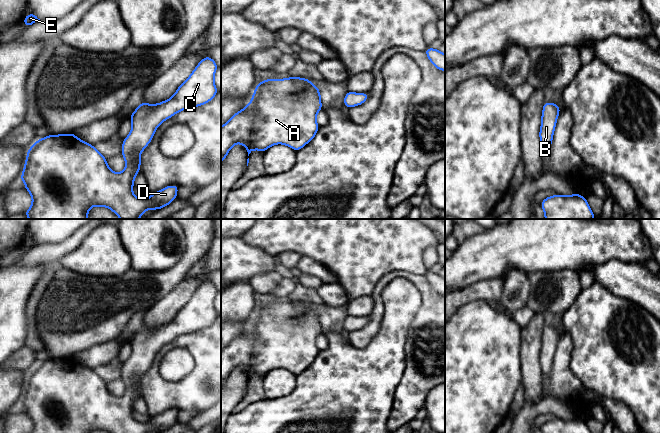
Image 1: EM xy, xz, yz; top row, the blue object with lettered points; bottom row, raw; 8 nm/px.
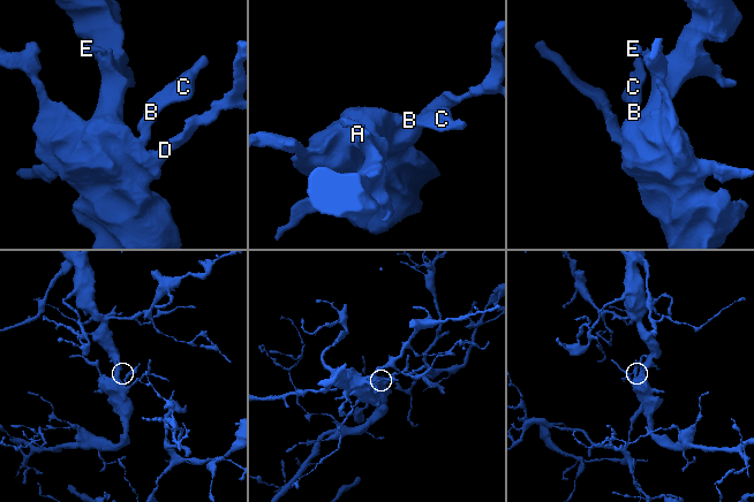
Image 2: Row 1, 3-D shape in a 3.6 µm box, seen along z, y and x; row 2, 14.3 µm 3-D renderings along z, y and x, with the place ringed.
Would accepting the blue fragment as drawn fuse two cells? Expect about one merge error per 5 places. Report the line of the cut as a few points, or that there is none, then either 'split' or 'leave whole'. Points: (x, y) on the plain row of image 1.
cut none; leave whole

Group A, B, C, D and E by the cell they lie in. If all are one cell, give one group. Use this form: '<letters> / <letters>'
A B C D E

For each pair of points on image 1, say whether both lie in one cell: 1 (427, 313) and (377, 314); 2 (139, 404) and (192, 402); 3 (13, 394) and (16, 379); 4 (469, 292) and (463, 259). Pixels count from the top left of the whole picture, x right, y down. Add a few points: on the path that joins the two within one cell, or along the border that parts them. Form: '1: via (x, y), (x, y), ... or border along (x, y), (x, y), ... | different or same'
1: via (424, 289), (409, 276), (392, 275), (378, 290) | same
2: border along (140, 395), (145, 402), (147, 412) | different
3: via (13, 390), (13, 383) | same
4: border along (490, 278), (478, 280), (455, 291) | different

